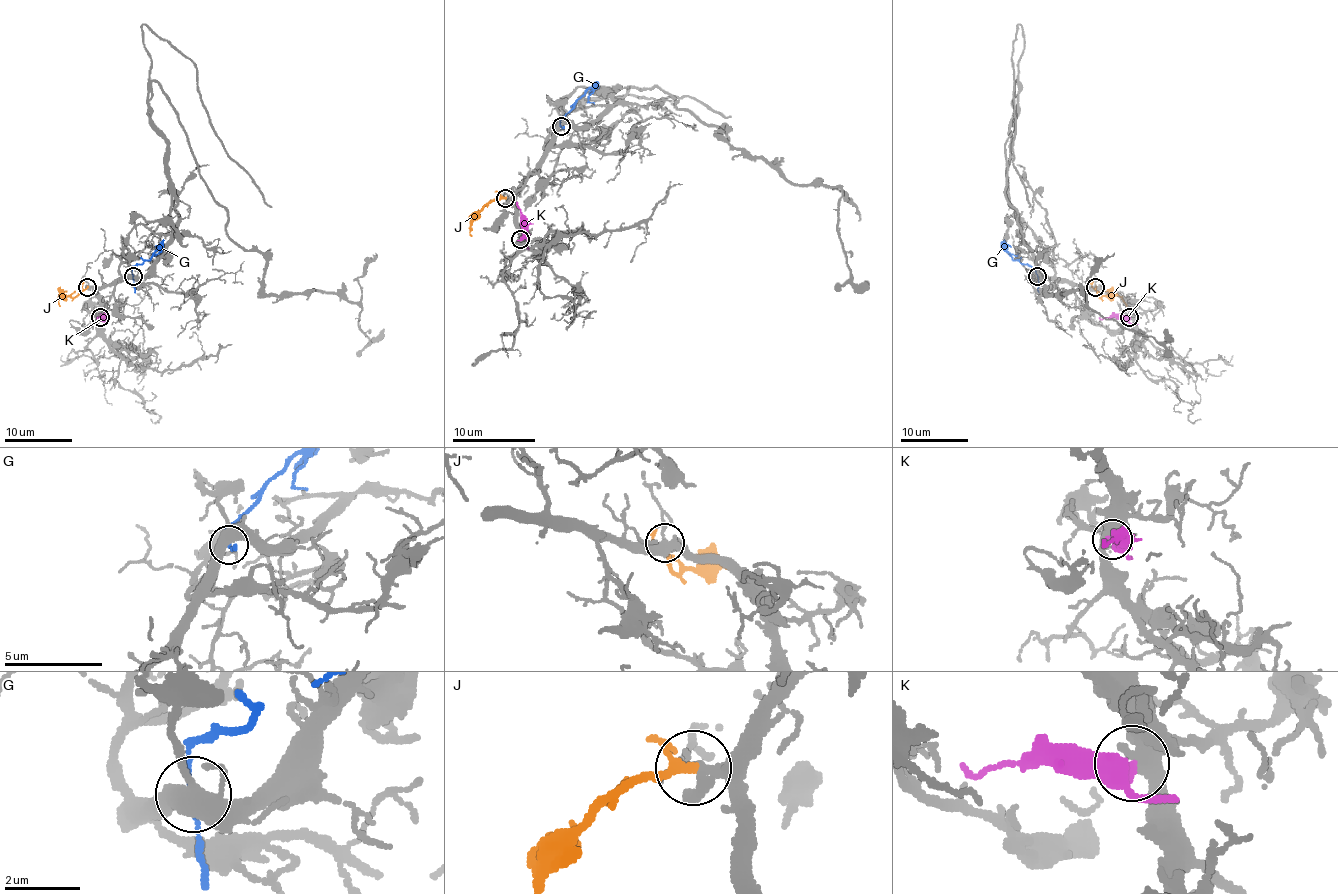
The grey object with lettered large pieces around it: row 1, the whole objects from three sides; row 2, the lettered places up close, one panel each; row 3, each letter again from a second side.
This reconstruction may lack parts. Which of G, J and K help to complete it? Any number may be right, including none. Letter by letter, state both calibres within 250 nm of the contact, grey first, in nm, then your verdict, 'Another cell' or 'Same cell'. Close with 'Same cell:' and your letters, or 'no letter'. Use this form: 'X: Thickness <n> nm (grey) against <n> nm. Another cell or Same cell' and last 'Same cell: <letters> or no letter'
G: Thickness 440 nm (grey) against 100 nm. Another cell
J: Thickness 280 nm (grey) against 160 nm. Same cell
K: Thickness 420 nm (grey) against 320 nm. Another cell
Same cell: J

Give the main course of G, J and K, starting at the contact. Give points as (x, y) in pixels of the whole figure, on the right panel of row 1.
G: (1037, 275), (1030, 267), (1015, 260), (1006, 251), (1003, 240)
J: (1096, 287), (1099, 297), (1116, 295), (1126, 306)
K: (1130, 317), (1099, 317)

